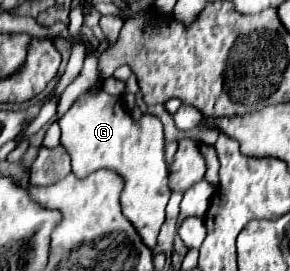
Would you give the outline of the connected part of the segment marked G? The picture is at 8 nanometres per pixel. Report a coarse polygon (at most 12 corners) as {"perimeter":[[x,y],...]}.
{"perimeter":[[80,95],[60,117],[72,173],[122,175],[122,213],[154,249],[172,193],[160,119]]}

